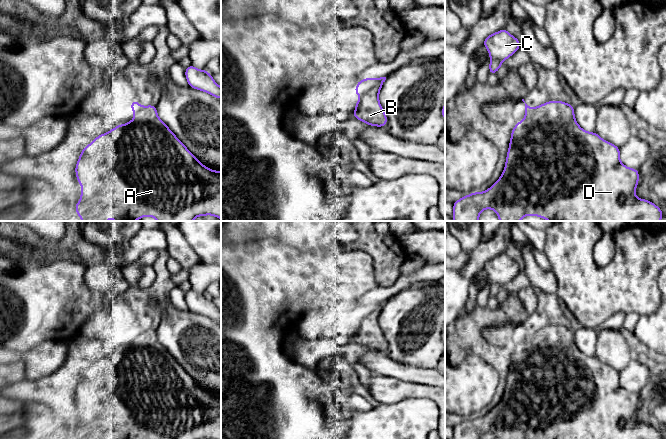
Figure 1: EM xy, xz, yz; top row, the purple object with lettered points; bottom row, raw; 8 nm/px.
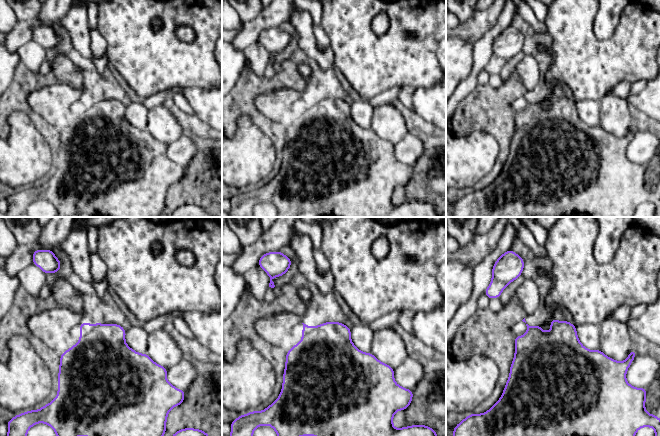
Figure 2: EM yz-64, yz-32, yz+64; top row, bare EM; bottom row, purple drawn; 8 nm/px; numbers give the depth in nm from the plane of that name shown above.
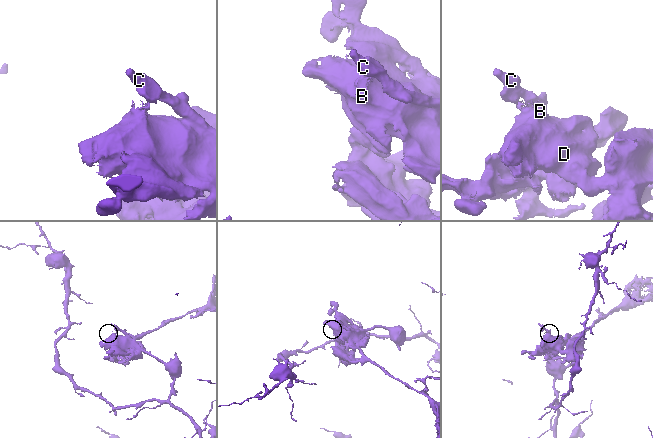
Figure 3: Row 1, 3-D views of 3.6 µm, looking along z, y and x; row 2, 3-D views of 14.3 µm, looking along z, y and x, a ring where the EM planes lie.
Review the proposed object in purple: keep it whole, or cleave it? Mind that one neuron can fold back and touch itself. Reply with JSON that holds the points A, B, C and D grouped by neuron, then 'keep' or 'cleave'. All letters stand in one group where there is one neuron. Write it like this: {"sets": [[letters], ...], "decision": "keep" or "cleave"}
{"sets": [["A", "B", "D"], ["C"]], "decision": "cleave"}

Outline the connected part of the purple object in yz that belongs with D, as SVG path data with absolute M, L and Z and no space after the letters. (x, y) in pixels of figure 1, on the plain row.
M565 326L544 327L528 337L523 344L514 350L511 355L505 389L500 402L486 415L473 416L455 425L453 427L453 439L480 439L484 433L492 433L497 439L663 439L662 434L653 426L639 423L635 419L639 407L639 394L629 392L621 387L620 372L602 363L597 357L582 353L575 344L574 331Z

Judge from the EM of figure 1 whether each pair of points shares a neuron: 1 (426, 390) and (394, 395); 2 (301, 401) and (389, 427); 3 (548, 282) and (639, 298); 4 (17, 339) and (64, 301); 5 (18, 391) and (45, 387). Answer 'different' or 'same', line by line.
1: same
2: different
3: different
4: same
5: same

